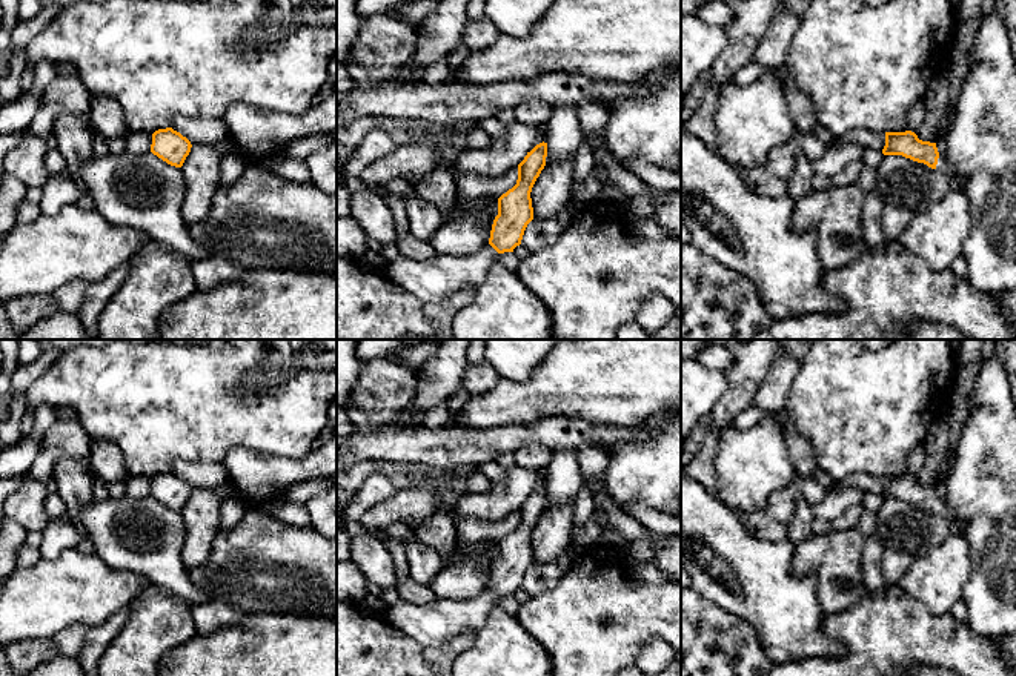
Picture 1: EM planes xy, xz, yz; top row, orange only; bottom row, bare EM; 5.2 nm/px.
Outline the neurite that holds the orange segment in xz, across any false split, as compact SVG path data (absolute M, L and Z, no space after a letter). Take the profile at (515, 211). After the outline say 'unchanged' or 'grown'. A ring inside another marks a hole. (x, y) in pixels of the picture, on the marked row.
M547 143L536 144L518 164L516 184L498 198L489 243L472 255L437 254L429 260L400 255L387 263L384 275L427 303L441 303L463 289L476 290L498 255L513 252L521 244L527 224L533 220L530 192L546 166Z | grown

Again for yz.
M911 131L885 132L884 155L902 155L918 163L924 163L931 169L945 174L956 189L962 189L965 178L958 175L948 157L938 152L936 143L922 141Z | grown

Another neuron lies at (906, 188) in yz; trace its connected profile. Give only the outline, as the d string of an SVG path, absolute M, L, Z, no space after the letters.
M884 155L875 191L881 197L881 229L888 241L922 210L945 198L955 187L948 175L902 155Z

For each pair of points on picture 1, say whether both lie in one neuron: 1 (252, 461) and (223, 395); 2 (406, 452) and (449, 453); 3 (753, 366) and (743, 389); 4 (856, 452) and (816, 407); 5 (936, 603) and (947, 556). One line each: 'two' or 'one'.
1: two
2: one
3: one
4: one
5: one

